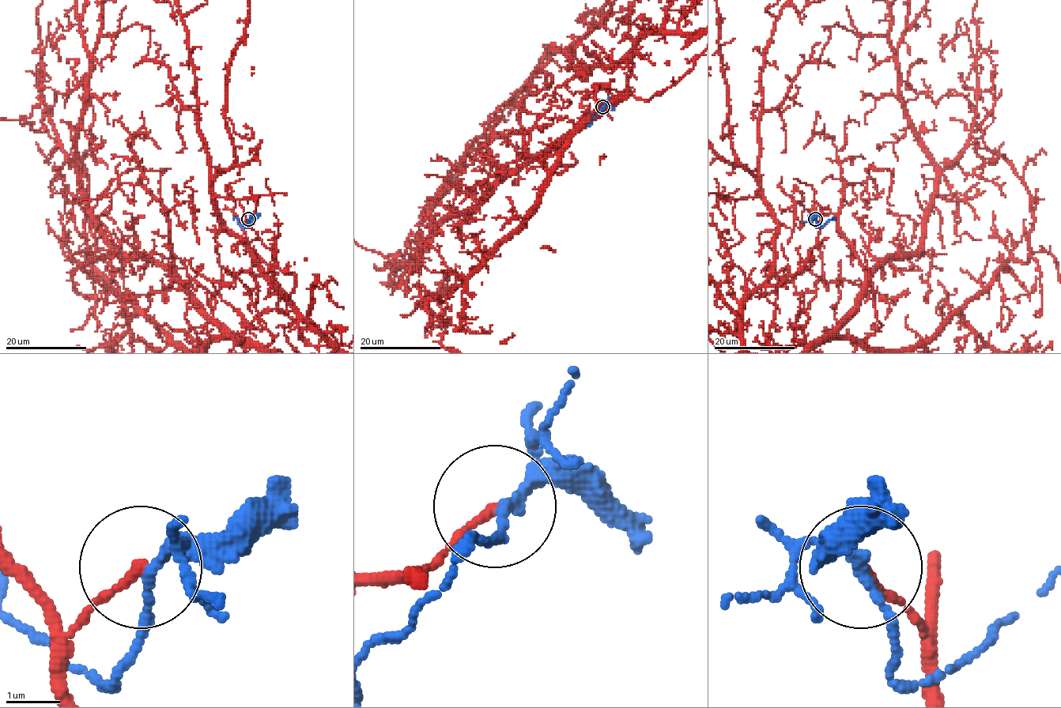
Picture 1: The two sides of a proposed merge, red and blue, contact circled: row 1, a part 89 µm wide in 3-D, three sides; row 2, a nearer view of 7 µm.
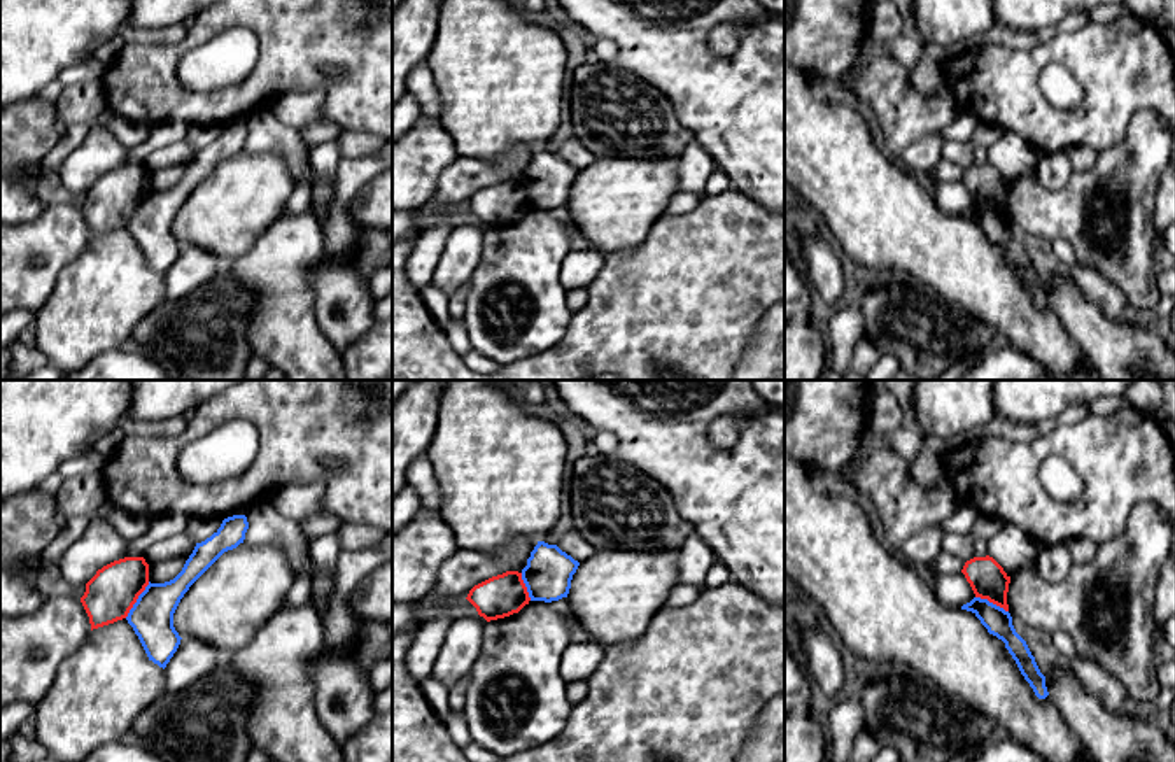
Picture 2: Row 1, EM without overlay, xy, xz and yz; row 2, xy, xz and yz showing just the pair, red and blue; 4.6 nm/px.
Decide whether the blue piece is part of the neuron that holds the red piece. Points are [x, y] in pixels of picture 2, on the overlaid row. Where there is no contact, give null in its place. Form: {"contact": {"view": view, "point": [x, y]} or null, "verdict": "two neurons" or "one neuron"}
{"contact": {"view": "xy", "point": [137, 598]}, "verdict": "two neurons"}

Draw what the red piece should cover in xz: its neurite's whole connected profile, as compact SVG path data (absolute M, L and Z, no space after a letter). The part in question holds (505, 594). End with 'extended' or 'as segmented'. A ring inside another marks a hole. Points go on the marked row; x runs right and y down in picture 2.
M506 571L475 585L466 599L487 622L518 613L531 601L518 571Z; as segmented

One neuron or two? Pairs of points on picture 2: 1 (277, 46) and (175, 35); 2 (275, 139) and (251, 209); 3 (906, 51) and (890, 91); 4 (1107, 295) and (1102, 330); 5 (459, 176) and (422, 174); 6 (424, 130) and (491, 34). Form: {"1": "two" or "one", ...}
{"1": "two", "2": "two", "3": "two", "4": "two", "5": "two", "6": "two"}

